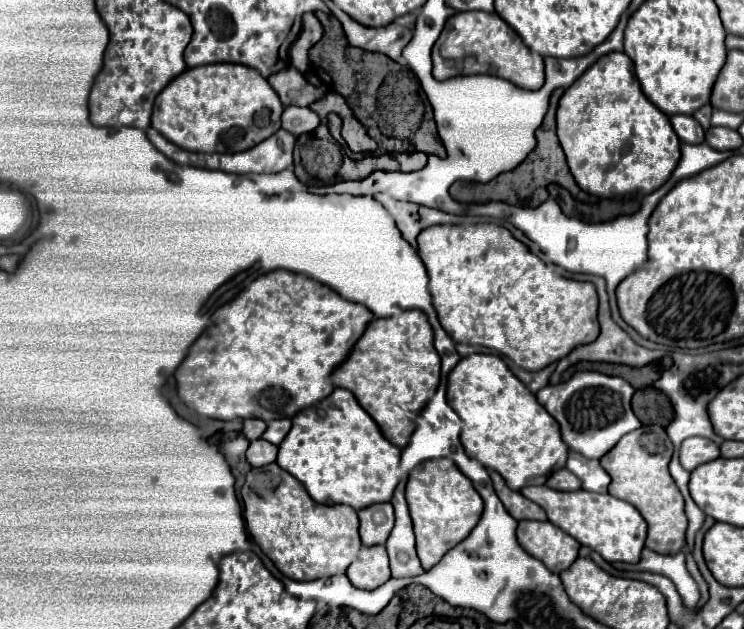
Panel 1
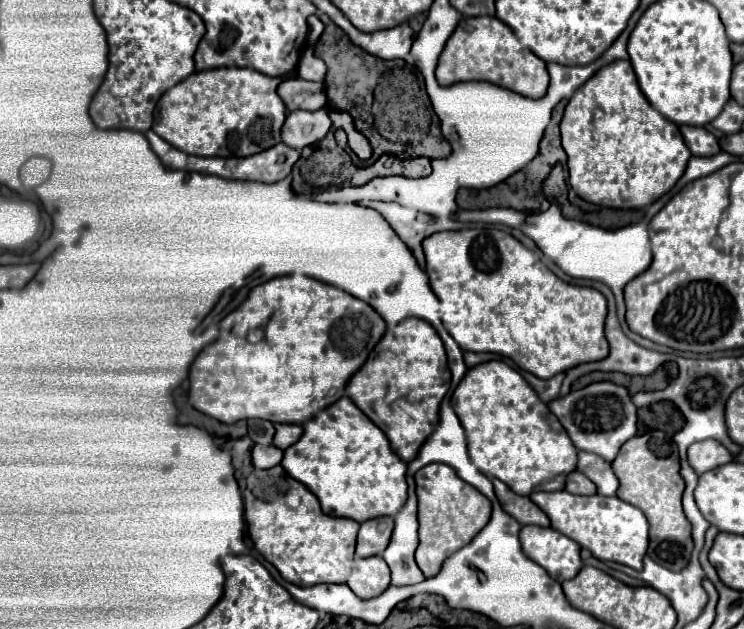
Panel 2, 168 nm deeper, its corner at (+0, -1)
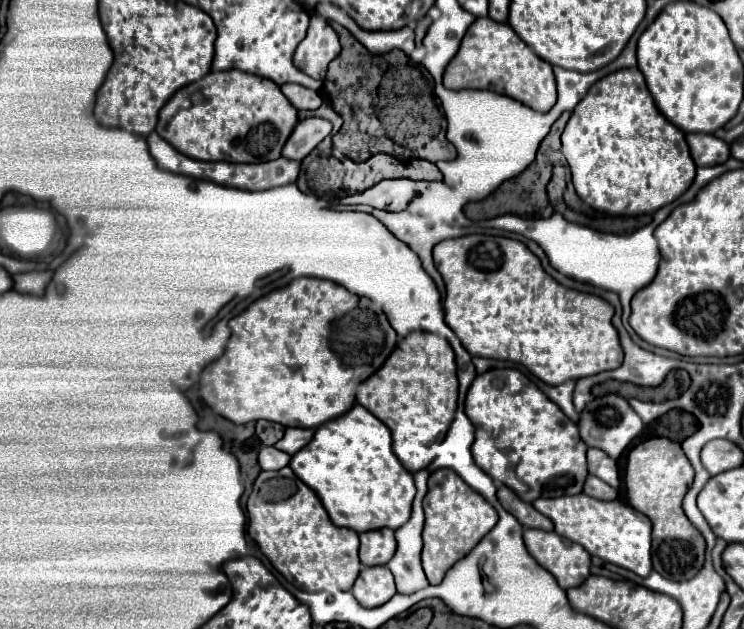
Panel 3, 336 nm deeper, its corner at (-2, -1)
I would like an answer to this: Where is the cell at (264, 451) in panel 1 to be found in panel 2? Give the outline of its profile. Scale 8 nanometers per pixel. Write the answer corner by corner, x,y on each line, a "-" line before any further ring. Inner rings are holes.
254,445
252,447
252,465
256,469
270,469
282,461
282,449
274,445

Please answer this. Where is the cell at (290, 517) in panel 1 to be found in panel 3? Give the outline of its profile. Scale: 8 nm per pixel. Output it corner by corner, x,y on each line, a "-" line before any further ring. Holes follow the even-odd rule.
290,467
262,471
246,503
248,535
258,543
268,561
298,589
350,591
360,575
358,533
336,527
316,493
304,485

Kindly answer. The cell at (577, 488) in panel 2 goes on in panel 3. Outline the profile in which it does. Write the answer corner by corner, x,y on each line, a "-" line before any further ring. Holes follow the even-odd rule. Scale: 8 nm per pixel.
588,475
586,485
584,485
584,493
590,497
598,497
602,501
614,501
618,495
618,491
614,487
610,487
608,483
604,483
602,479
598,479
594,475

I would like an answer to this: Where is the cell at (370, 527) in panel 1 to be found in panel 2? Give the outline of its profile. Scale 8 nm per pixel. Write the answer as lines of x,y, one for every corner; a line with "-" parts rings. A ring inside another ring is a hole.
376,517
368,519
360,525
358,531
358,547
356,555
358,557
372,557
372,555
382,555
386,549
390,535
394,529
394,519
392,517

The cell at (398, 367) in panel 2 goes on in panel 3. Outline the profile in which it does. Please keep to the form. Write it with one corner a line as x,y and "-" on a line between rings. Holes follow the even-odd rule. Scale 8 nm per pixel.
410,333
398,341
396,351
386,359
384,367
358,387
356,401
386,423
392,433
392,449
410,473
426,469
434,459
430,445
446,437
458,407
458,377
452,347
440,335

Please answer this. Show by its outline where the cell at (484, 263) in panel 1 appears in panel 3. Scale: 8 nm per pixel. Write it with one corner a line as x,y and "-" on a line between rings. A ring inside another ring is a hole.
490,235
446,239
434,247
434,263
446,283
446,323
470,355
520,363
548,385
576,381
622,365
622,347
612,325
614,307
597,295
566,289
554,281
524,243

